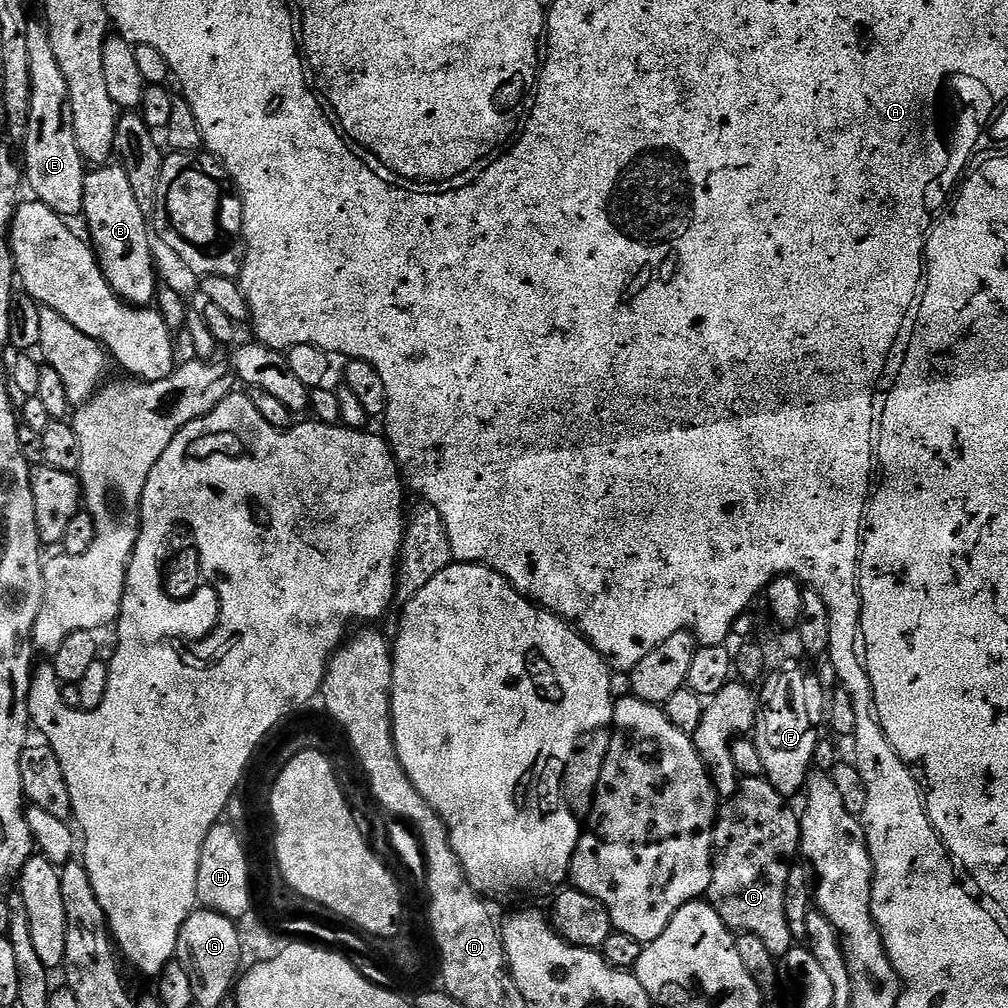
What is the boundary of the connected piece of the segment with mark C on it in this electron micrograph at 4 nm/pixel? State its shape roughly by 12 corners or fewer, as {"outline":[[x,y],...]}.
{"outline":[[766,778],[716,813],[707,903],[783,958],[800,816]]}

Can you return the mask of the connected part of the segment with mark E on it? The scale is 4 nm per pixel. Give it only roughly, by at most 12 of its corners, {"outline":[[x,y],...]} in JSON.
{"outline":[[32,18],[27,187],[65,218],[84,211],[86,161],[47,23]]}

